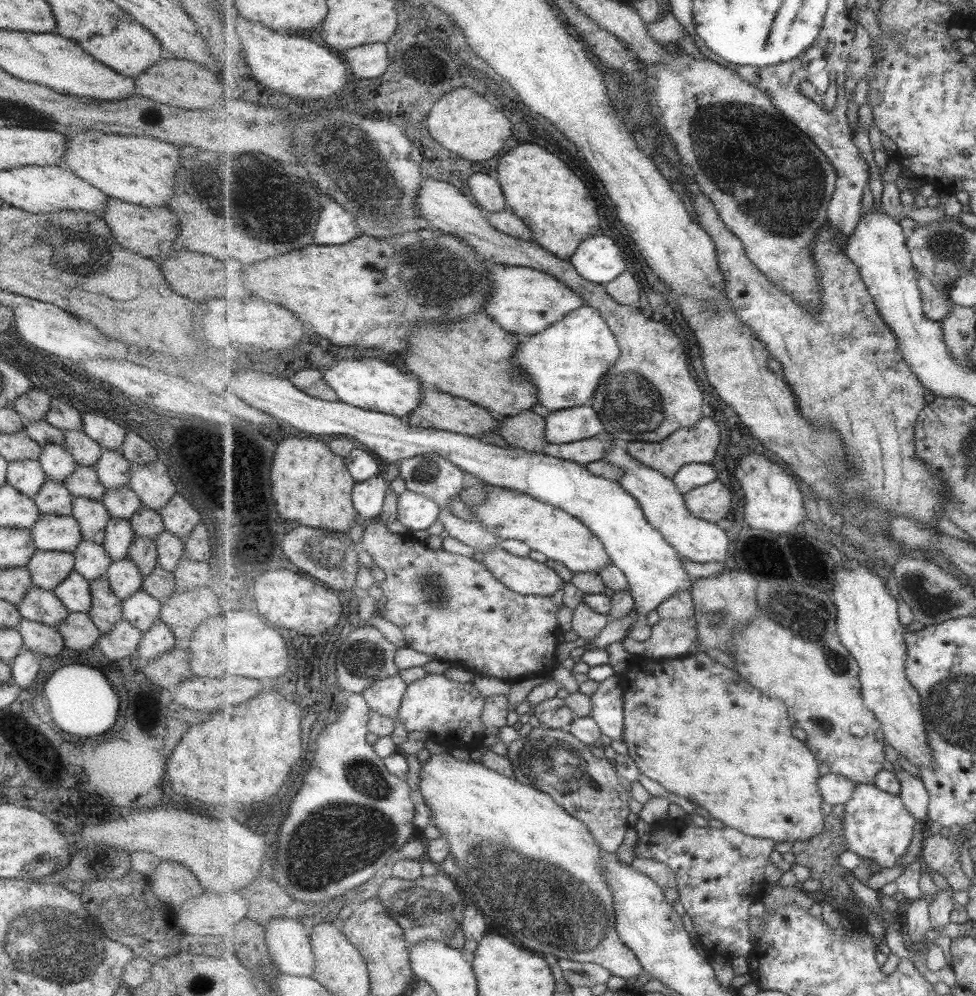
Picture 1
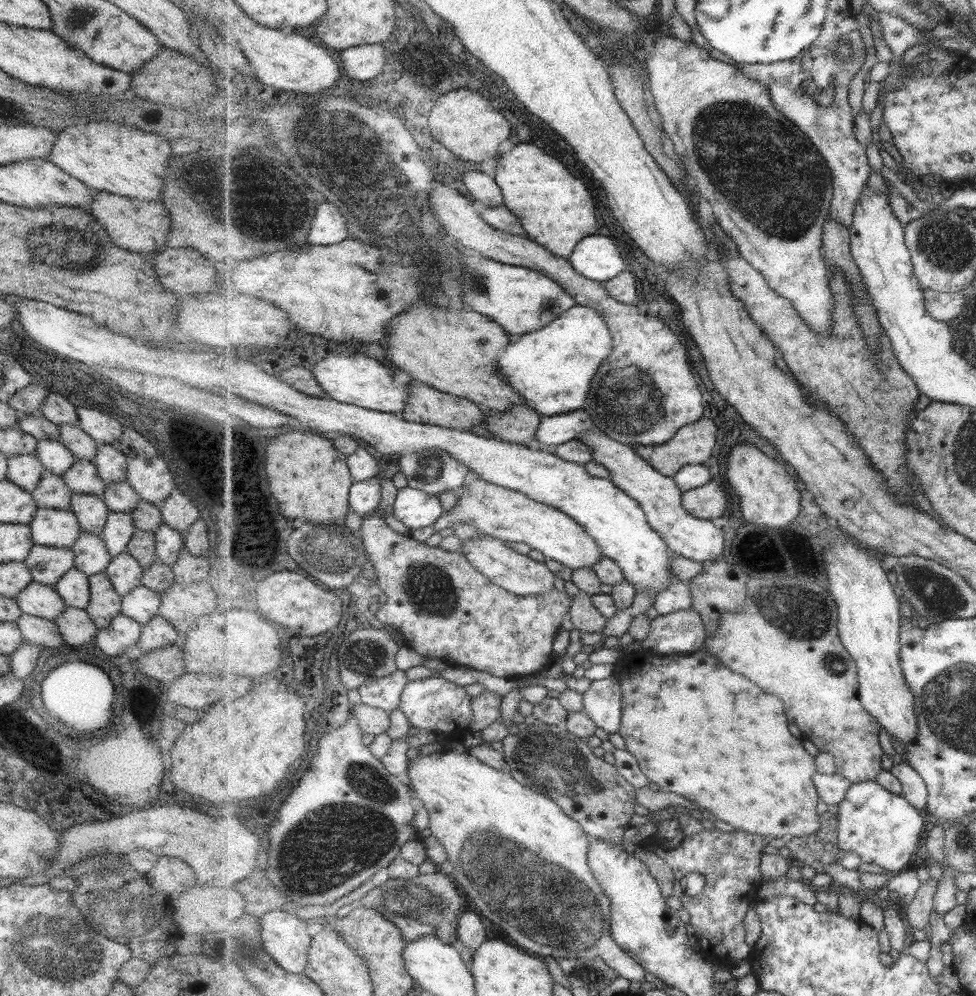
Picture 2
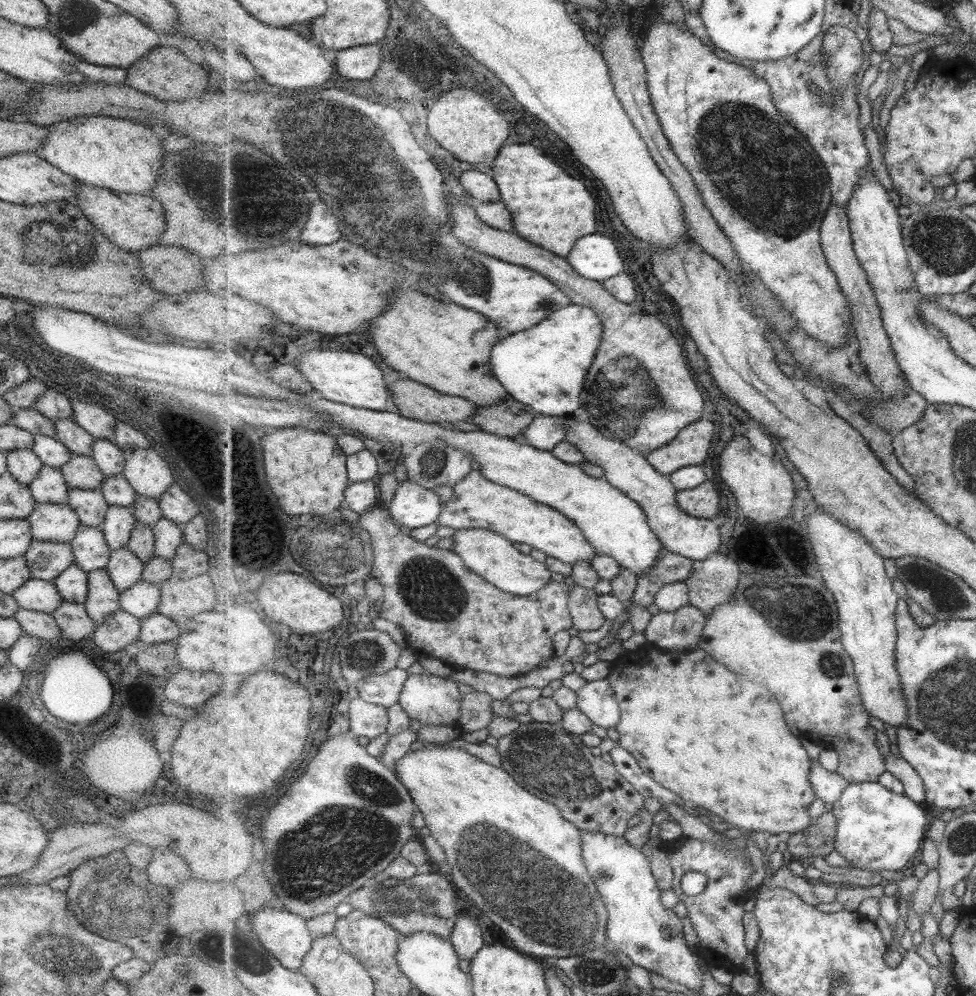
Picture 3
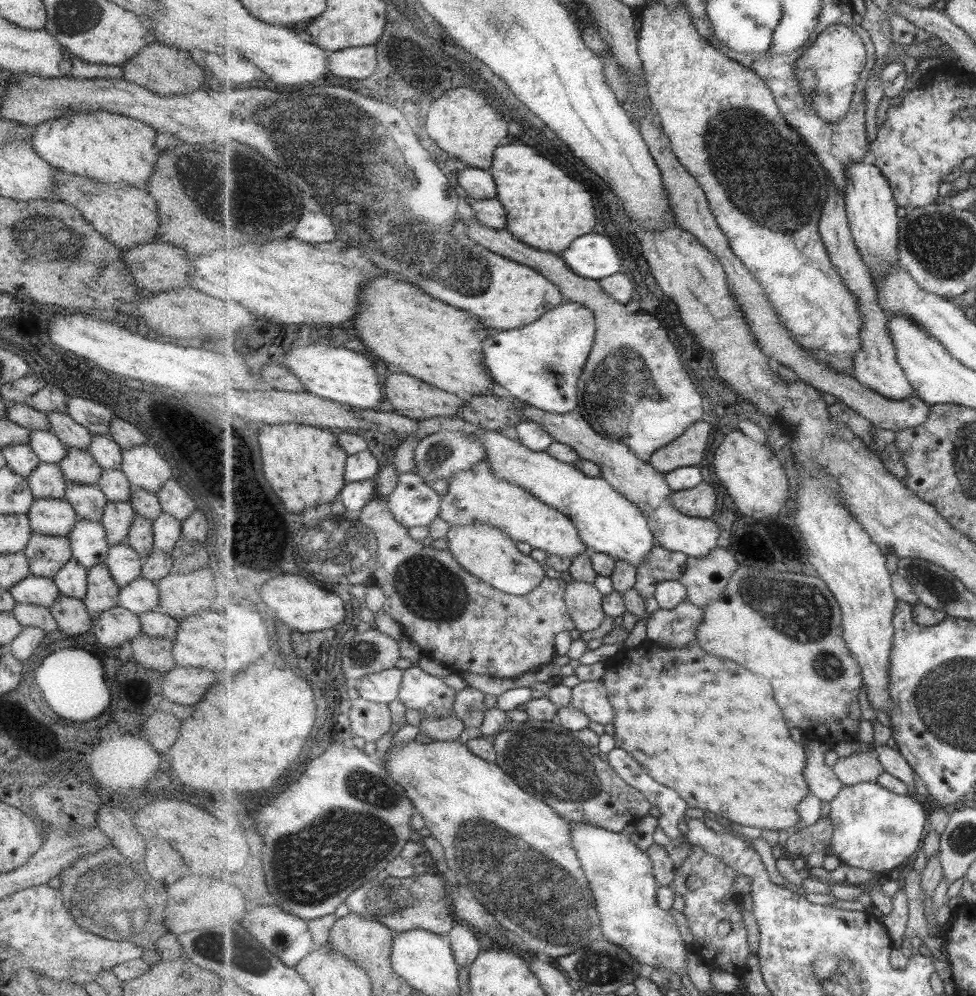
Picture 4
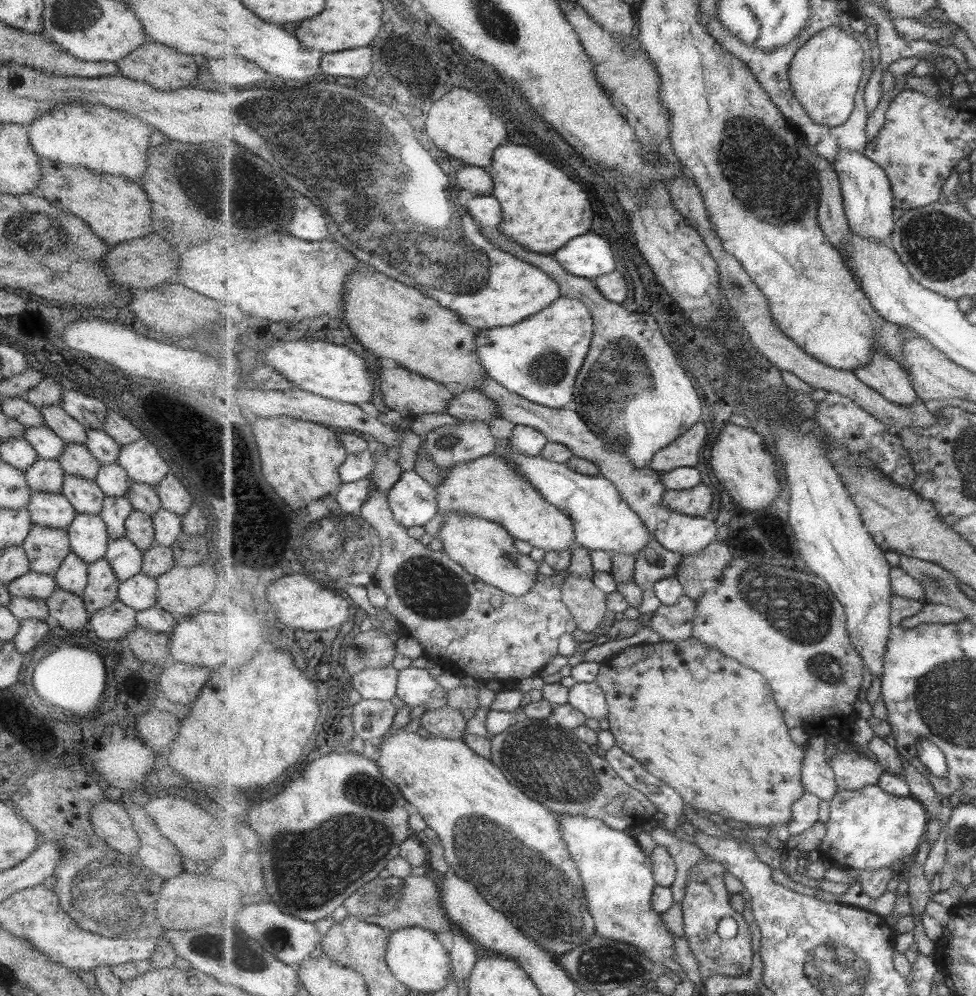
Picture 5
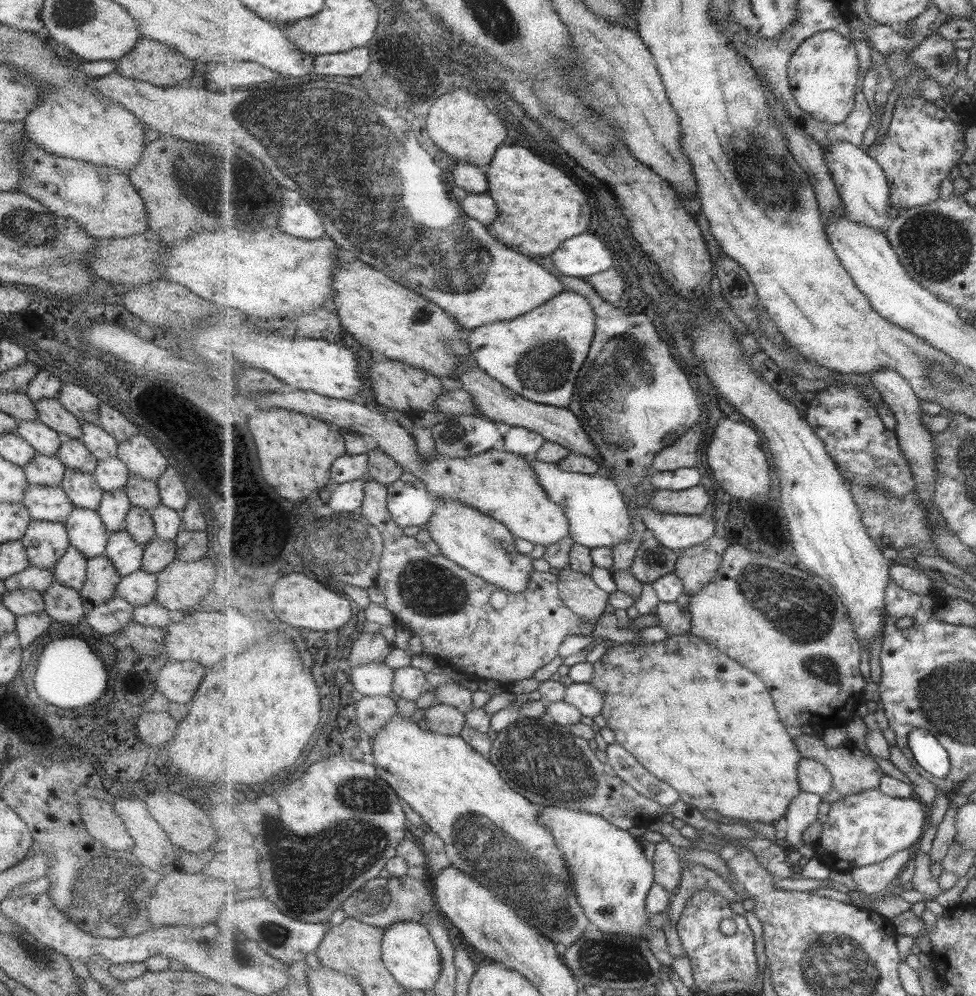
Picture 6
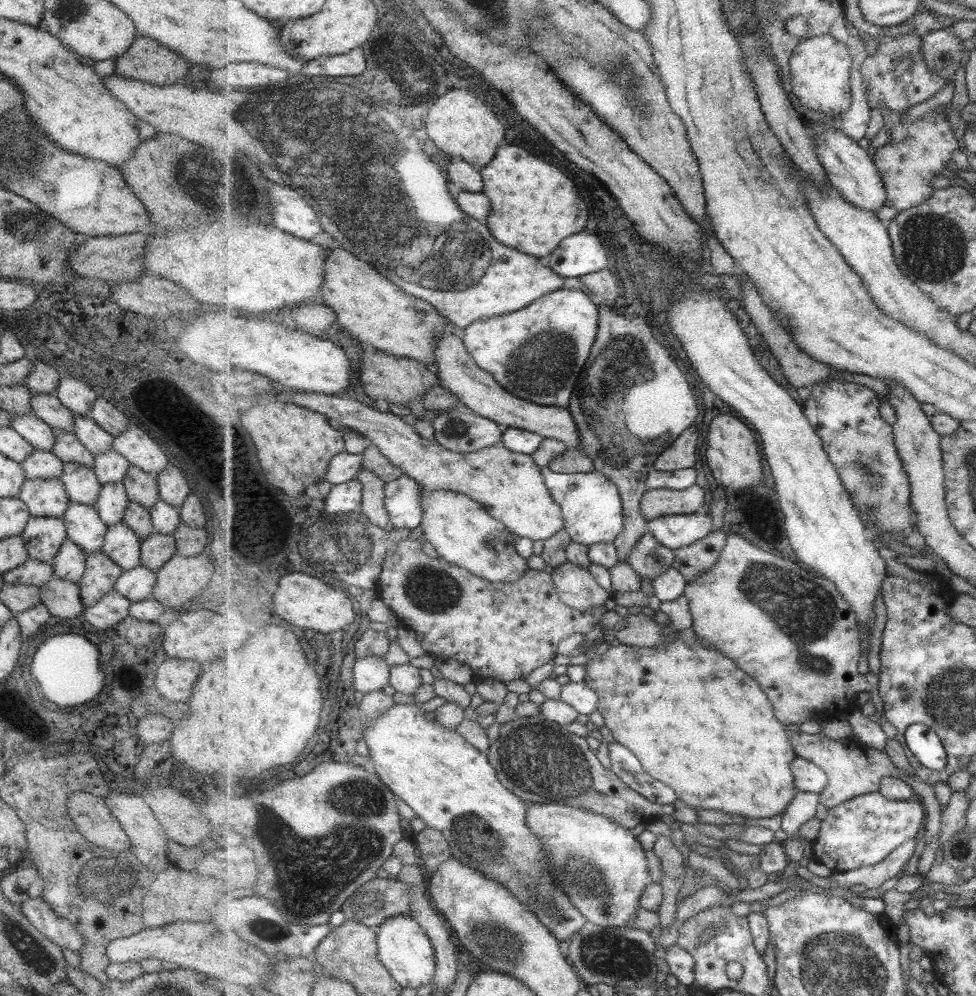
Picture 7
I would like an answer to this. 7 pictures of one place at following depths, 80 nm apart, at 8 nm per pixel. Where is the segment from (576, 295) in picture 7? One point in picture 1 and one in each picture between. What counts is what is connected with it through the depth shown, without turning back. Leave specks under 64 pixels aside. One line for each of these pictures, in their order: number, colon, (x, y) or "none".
1: (566, 362)
2: (552, 368)
3: (545, 367)
4: (540, 364)
5: (539, 359)
6: (538, 355)

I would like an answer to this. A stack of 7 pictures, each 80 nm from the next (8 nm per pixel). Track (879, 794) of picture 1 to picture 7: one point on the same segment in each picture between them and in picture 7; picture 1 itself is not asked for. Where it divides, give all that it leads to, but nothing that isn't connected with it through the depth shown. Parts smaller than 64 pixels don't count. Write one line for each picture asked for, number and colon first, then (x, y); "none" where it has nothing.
2: (882, 828)
3: (878, 829)
4: (875, 829)
5: (868, 829)
6: (866, 828)
7: (862, 831)

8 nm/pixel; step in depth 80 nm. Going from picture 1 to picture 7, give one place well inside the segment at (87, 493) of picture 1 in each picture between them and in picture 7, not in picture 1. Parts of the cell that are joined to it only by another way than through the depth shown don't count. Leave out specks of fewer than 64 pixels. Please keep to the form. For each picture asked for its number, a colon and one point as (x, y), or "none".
2: (82, 478)
3: (79, 471)
4: (78, 466)
5: (76, 460)
6: (72, 453)
7: (67, 448)

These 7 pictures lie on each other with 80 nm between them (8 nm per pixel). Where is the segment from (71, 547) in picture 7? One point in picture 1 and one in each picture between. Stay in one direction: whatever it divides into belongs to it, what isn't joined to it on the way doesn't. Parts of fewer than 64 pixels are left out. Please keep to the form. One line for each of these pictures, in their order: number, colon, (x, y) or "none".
1: (73, 592)
2: (72, 587)
3: (71, 584)
4: (70, 580)
5: (71, 575)
6: (69, 571)

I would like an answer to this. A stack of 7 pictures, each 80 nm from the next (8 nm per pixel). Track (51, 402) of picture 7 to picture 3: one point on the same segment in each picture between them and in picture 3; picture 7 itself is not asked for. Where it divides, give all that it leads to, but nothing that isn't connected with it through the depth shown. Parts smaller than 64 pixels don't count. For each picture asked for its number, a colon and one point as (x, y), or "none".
3: (77, 441)
4: (71, 434)
5: (66, 428)
6: (50, 412)

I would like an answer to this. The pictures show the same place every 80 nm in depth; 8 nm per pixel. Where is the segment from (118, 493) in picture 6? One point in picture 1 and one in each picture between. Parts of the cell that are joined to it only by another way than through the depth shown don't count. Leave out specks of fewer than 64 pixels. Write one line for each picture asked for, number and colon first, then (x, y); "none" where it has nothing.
1: (118, 535)
2: (118, 528)
3: (118, 521)
4: (116, 518)
5: (115, 509)

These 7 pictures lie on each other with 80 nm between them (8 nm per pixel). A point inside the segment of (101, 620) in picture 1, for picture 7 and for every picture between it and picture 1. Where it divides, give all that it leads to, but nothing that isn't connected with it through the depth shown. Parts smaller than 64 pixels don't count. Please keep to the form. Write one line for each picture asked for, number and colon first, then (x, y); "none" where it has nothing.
2: (104, 604)
3: (101, 600)
4: (101, 592)
5: (100, 591)
6: (101, 578)
7: (100, 573)

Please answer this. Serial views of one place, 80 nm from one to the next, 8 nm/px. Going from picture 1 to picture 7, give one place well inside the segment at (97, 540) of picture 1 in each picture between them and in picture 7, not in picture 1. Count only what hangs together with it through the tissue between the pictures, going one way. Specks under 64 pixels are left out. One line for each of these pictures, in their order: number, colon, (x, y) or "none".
2: (90, 511)
3: (89, 505)
4: (87, 500)
5: (85, 496)
6: (81, 488)
7: (80, 484)

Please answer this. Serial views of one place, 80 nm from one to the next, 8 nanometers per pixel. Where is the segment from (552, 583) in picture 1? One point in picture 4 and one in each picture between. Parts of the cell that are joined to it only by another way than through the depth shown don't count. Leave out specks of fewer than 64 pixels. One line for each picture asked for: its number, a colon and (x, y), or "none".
2: (517, 573)
3: (493, 556)
4: (487, 552)

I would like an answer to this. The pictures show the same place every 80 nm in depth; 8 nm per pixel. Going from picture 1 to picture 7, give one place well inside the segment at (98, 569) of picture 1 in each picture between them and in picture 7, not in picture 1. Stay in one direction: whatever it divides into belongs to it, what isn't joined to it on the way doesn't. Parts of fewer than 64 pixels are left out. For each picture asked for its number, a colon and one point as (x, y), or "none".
2: (90, 554)
3: (88, 545)
4: (88, 546)
5: (87, 535)
6: (86, 532)
7: (84, 528)

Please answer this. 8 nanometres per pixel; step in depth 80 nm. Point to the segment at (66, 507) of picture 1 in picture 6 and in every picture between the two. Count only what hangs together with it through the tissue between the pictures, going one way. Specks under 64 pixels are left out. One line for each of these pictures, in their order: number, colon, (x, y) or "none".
2: (50, 492)
3: (48, 487)
4: (46, 480)
5: (43, 475)
6: (43, 470)

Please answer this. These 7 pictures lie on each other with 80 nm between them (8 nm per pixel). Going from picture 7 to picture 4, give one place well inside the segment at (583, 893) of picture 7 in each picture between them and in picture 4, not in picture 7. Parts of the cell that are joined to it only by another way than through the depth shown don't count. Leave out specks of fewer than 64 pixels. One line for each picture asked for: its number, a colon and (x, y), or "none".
4: (622, 876)
5: (619, 879)
6: (613, 877)

